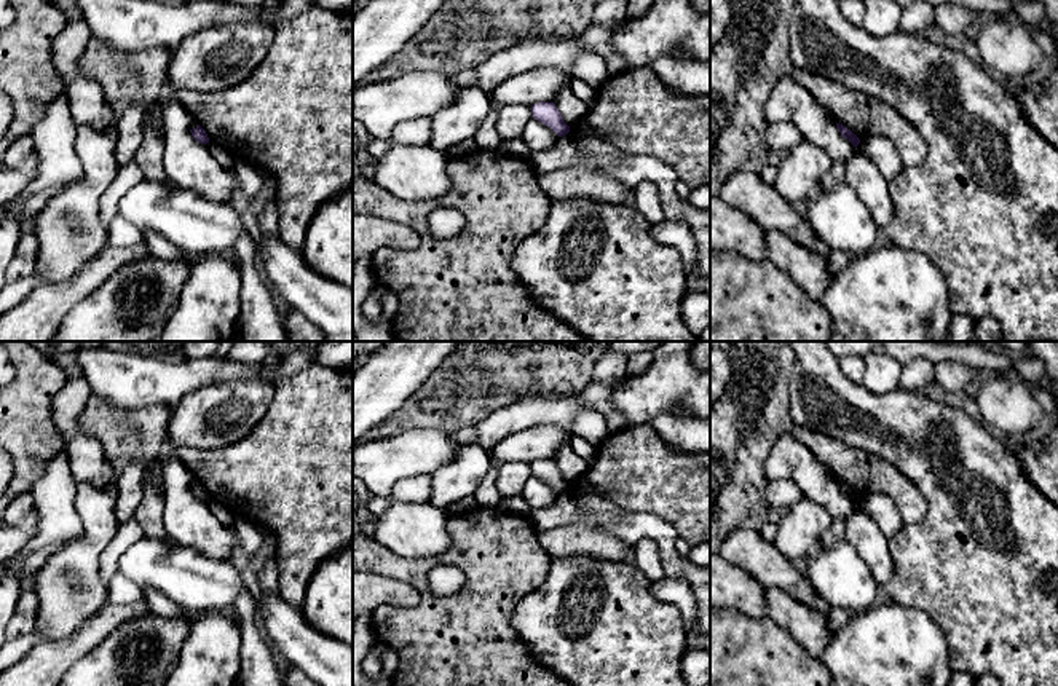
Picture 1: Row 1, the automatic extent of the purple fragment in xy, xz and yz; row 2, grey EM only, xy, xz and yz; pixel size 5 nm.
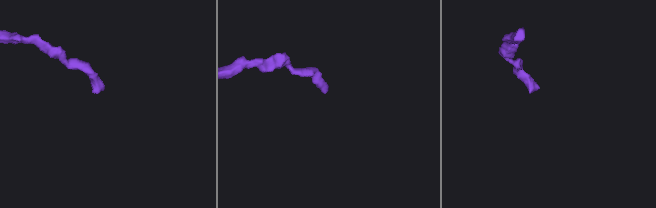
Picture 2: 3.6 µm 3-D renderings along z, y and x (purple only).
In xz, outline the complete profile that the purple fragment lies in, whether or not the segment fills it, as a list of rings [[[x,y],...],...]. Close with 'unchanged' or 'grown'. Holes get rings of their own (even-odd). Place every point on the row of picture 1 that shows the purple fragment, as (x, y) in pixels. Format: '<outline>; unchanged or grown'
[[[538,102],[531,105],[531,116],[551,128],[559,137],[570,132],[570,126],[563,121],[554,102]]]; unchanged

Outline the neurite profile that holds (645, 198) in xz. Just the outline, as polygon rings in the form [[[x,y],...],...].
[[[642,182],[632,187],[630,204],[651,223],[664,220],[664,211],[656,185],[651,182]]]

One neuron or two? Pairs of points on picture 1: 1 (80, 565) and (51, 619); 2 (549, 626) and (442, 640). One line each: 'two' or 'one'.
1: one
2: two

